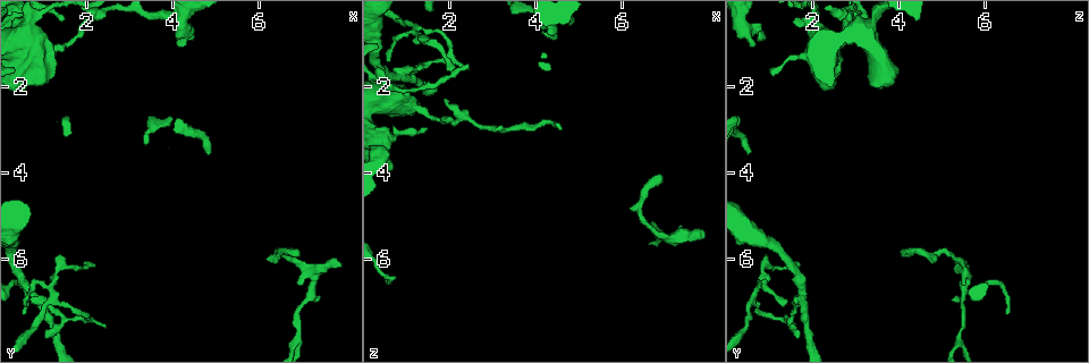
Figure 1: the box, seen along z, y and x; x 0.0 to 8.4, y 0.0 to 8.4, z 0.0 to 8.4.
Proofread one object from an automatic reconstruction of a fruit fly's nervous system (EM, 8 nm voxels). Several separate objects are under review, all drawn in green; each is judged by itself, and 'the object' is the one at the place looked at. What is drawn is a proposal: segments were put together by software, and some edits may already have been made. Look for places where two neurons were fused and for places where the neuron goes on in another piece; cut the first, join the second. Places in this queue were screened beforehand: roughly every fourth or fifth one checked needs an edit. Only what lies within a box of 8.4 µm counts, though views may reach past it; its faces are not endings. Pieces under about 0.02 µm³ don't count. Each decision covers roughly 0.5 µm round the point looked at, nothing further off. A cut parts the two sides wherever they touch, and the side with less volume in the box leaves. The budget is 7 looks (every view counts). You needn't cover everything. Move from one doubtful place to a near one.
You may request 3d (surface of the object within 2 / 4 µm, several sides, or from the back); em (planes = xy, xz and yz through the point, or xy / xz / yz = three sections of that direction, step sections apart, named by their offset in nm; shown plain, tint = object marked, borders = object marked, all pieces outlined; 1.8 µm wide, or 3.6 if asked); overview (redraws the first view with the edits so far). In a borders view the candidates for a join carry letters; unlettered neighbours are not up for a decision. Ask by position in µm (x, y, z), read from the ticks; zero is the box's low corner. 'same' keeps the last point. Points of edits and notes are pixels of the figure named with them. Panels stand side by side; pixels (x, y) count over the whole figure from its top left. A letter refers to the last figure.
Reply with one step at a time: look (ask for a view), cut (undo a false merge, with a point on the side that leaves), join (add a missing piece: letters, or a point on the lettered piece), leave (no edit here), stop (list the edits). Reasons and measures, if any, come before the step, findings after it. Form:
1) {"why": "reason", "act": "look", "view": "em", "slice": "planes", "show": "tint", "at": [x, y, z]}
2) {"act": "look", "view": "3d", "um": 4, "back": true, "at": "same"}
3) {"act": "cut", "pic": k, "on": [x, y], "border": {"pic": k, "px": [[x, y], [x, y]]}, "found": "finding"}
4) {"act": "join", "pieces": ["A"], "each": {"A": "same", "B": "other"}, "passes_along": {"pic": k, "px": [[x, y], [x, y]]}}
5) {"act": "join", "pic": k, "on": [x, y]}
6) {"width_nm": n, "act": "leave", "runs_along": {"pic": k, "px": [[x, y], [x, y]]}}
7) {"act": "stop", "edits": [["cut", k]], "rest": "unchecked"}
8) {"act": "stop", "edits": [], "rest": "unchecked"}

{"why": "free end", "act": "look", "view": "em", "slice": "xz", "step": 8, "show": "borders", "at": [4.45, 0.90, 0.85]}

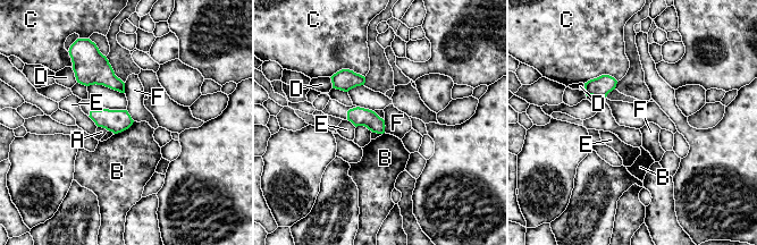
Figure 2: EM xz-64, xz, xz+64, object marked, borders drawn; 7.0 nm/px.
{"act": "leave", "each": {"A": "other", "B": "other", "C": "other", "D": "other", "E": "other", "F": "other"}, "found": "none of them fits"}

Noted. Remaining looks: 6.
{"why": "free end", "act": "look", "view": "3d", "um": 2, "at": [6.95, 5.90, 4.15]}

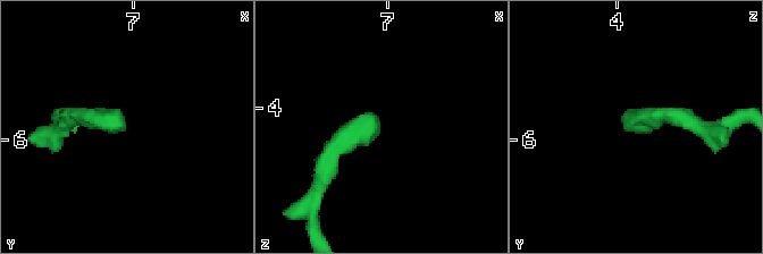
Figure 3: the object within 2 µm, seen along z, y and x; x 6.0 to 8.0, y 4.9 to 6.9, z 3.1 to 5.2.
{"act": "look", "view": "em", "slice": "planes", "show": "borders", "at": [6.92, 5.94, 4.14]}

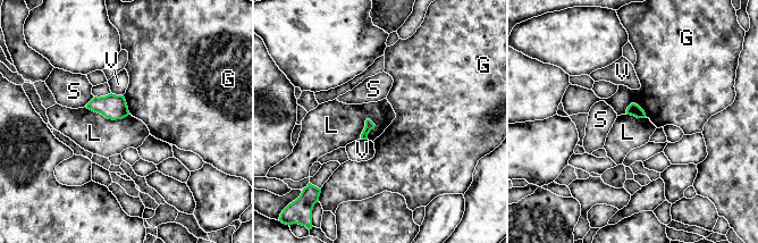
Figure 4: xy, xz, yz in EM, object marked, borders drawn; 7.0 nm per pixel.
{"longest_contact_nm": ["L", 320], "act": "leave", "each": {"G": "other", "L": "other", "S": "other", "V": "other"}, "border": {"pic": 4, "px": [[85, 107], [112, 119], [129, 114]]}, "found": "none of them fits"}

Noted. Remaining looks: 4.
{"why": "a fork", "act": "look", "view": "3d", "um": 4, "at": [0.90, 6.90, 1.75]}

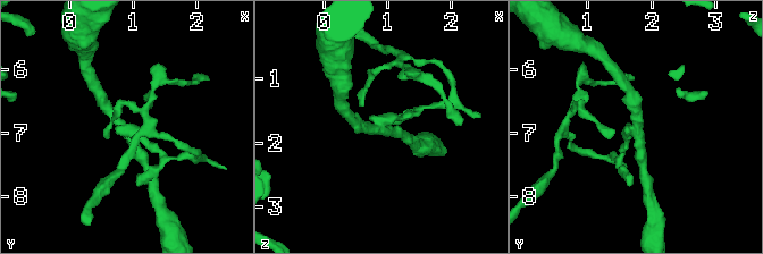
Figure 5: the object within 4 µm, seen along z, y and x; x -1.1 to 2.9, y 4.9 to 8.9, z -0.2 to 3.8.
{"arms": 3, "act": "look", "view": "em", "slice": "planes", "show": "tint", "at": [0.85, 6.95, 1.75]}

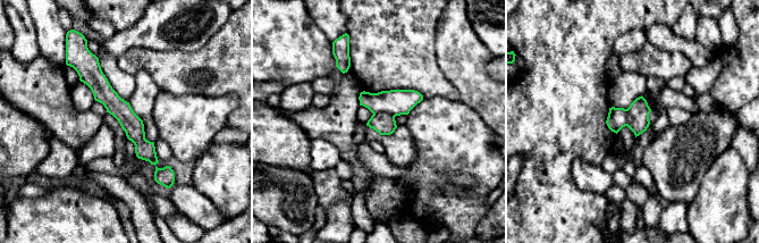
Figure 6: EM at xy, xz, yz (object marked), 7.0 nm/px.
{"act": "look", "view": "em", "slice": "planes", "show": "borders", "at": "same"}

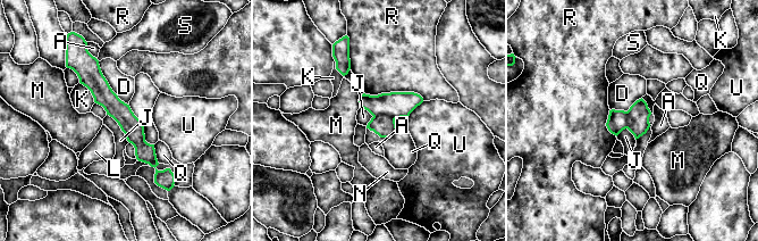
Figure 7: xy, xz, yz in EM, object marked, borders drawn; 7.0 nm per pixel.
{"width_nm": 150, "longest_contact_nm": ["R", 420], "act": "cut", "pic": 7, "on": [396, 105], "each": {"A": "other", "D": "other", "J": "other", "K": "other", "L": "other", "M": "other", "N": "other", "Q": "other", "R": "other", "S": "other", "U": "other"}, "found": "a second neuron is stuck on"}

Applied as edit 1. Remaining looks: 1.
{"act": "stop", "edits": [["cut", 7]], "rest": "unchecked"}

